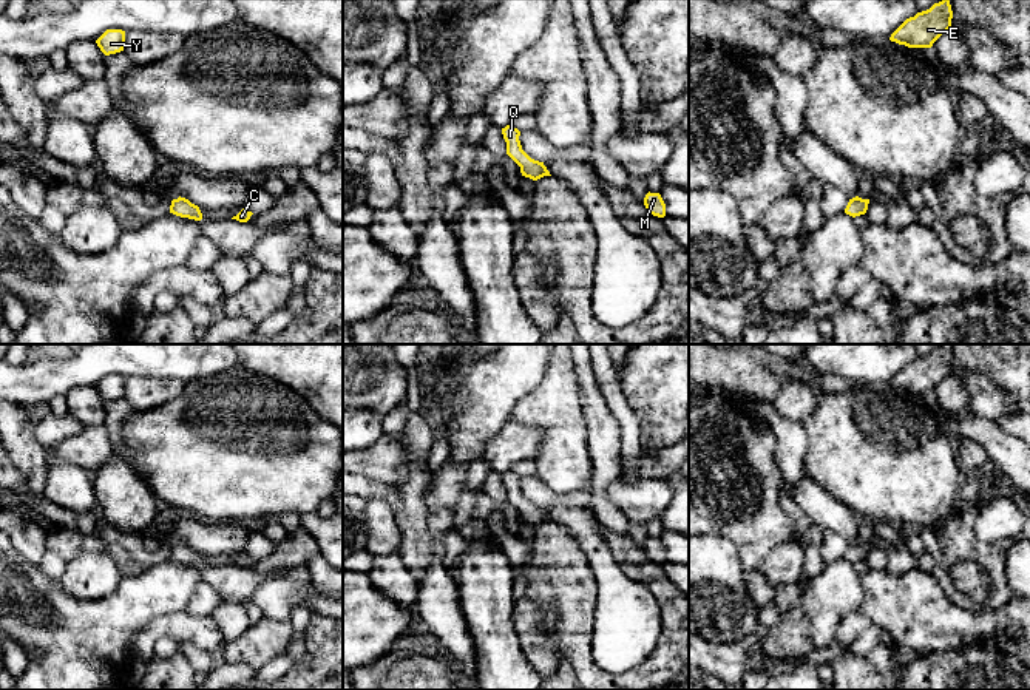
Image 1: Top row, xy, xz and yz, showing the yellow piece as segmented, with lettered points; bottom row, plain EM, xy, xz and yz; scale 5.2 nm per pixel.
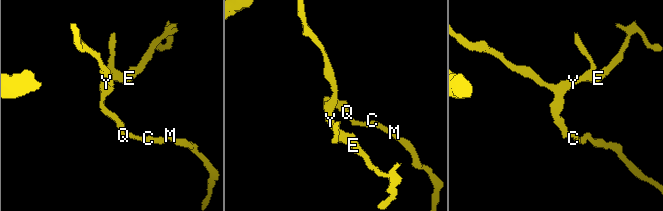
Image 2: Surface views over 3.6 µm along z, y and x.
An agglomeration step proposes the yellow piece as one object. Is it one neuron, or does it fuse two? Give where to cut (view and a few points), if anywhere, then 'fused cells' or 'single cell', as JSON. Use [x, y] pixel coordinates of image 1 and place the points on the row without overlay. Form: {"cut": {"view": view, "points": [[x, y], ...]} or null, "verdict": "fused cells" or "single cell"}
{"cut": null, "verdict": "single cell"}

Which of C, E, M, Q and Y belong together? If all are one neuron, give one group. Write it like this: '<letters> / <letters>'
C E M Q Y

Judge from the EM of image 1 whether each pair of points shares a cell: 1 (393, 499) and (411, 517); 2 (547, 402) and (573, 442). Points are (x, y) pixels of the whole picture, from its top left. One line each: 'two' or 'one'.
1: two
2: one

